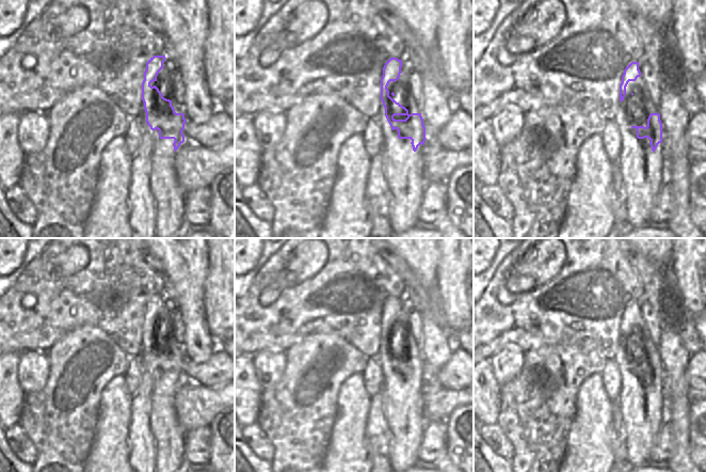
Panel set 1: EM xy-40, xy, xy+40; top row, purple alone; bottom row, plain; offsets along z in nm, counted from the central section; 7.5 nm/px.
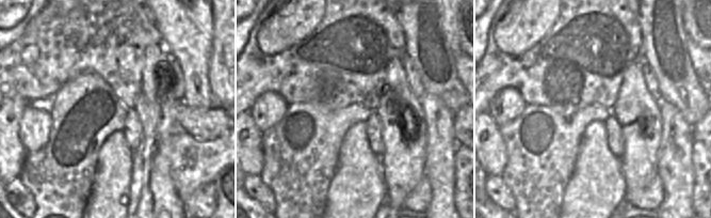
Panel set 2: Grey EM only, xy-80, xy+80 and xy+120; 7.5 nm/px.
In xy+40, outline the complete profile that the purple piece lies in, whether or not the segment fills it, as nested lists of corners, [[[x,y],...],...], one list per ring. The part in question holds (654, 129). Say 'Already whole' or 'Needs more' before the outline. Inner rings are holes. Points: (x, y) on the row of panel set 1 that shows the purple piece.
Needs more. [[[631,62],[624,69],[620,84],[620,104],[613,119],[620,129],[622,151],[617,159],[620,172],[626,189],[626,221],[630,229],[647,226],[649,213],[656,204],[658,193],[664,183],[664,161],[662,159],[662,123],[658,107],[655,107],[645,91],[639,62]]]

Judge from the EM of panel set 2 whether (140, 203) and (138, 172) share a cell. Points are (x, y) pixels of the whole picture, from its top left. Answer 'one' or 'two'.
one

